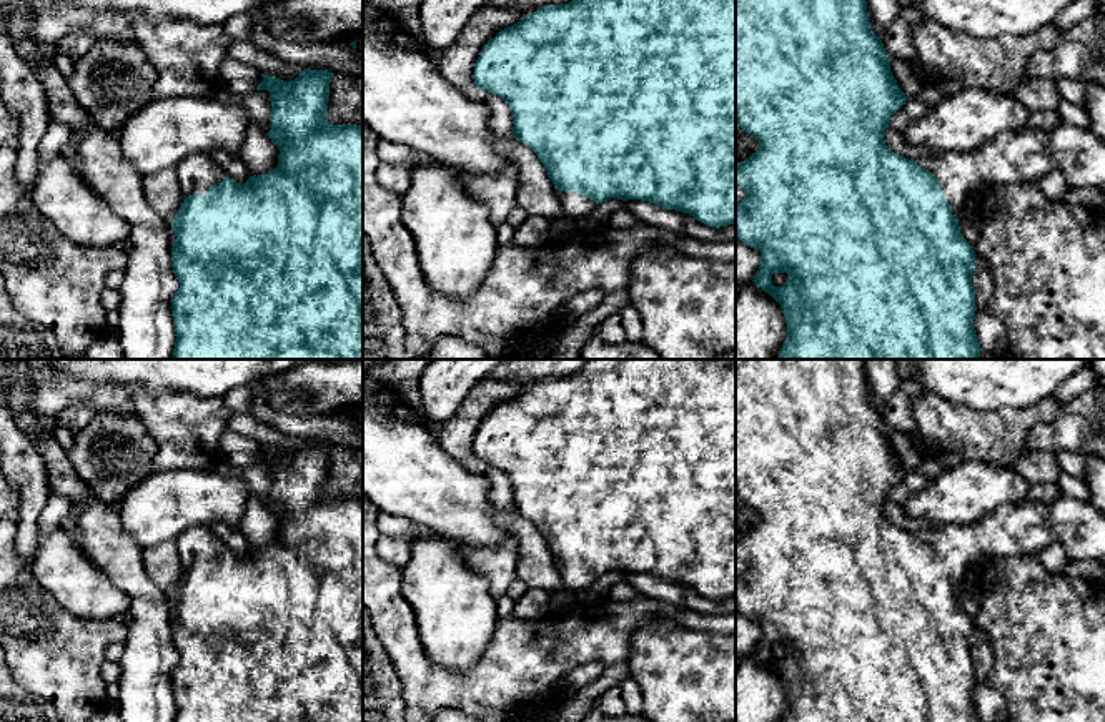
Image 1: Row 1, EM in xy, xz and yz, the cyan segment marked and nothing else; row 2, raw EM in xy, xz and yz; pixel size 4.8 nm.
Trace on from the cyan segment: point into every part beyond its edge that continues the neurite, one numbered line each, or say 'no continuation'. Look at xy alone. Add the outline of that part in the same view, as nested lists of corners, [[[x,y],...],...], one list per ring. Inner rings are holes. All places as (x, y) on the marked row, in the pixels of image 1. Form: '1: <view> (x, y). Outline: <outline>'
1: xy (198, 172). Outline: [[[195,153],[175,166],[183,196],[205,195],[211,185],[223,181],[226,173],[210,156],[210,153]]]

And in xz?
1: xz (574, 207). Outline: [[[554,190],[554,195],[561,205],[561,215],[551,221],[549,238],[567,240],[579,236],[581,221],[596,210],[597,203],[579,193]]]

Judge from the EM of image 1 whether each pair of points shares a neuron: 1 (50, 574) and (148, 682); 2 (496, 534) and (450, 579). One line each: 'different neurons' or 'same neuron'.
1: different neurons
2: different neurons

